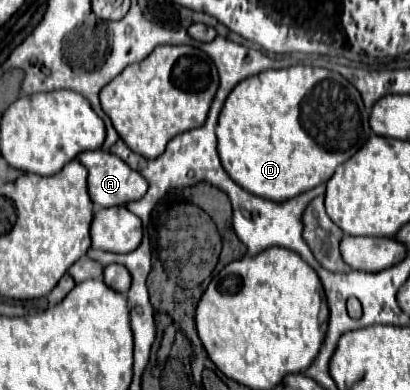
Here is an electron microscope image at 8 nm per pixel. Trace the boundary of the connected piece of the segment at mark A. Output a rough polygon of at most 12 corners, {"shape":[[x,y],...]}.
{"shape":[[80,152],[96,208],[146,194],[142,174],[110,152]]}

